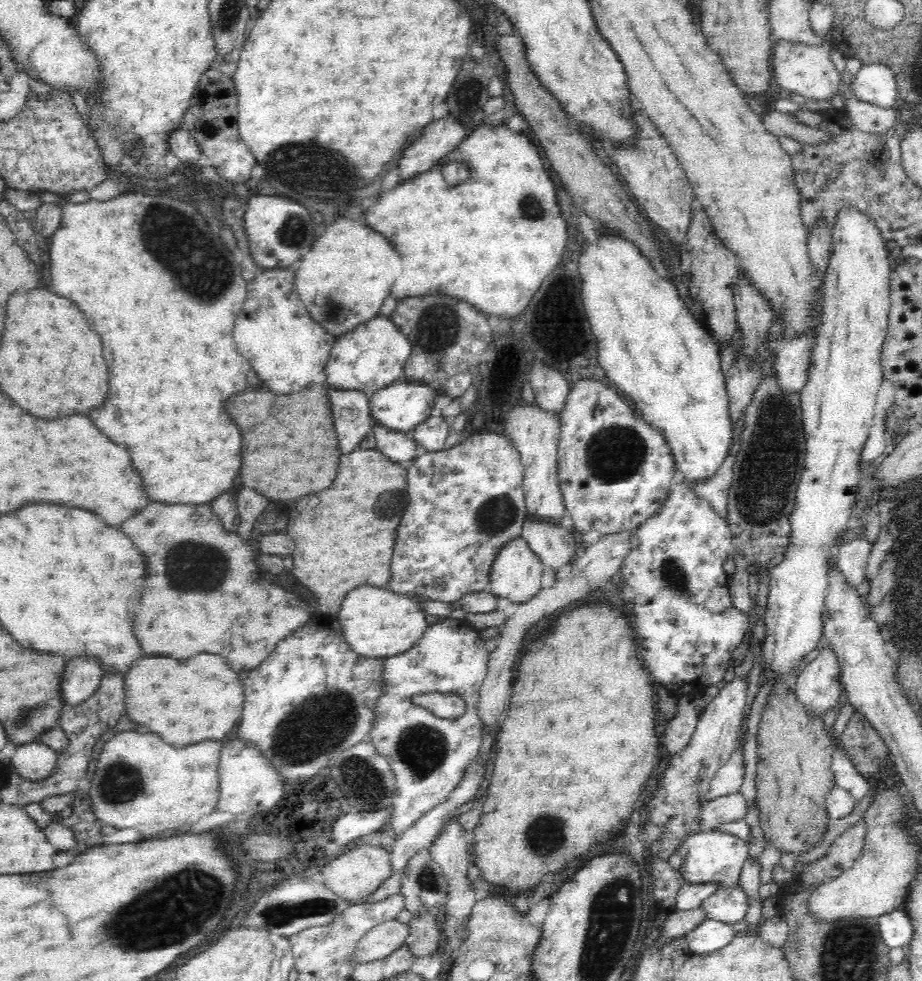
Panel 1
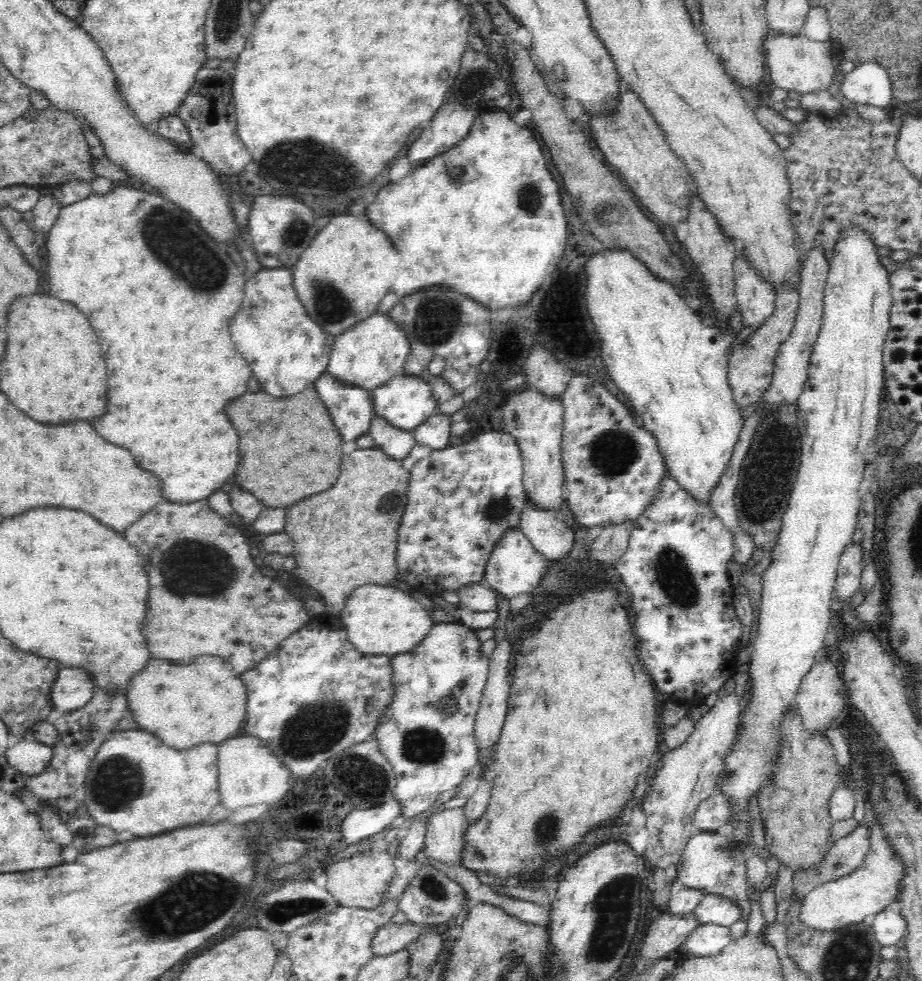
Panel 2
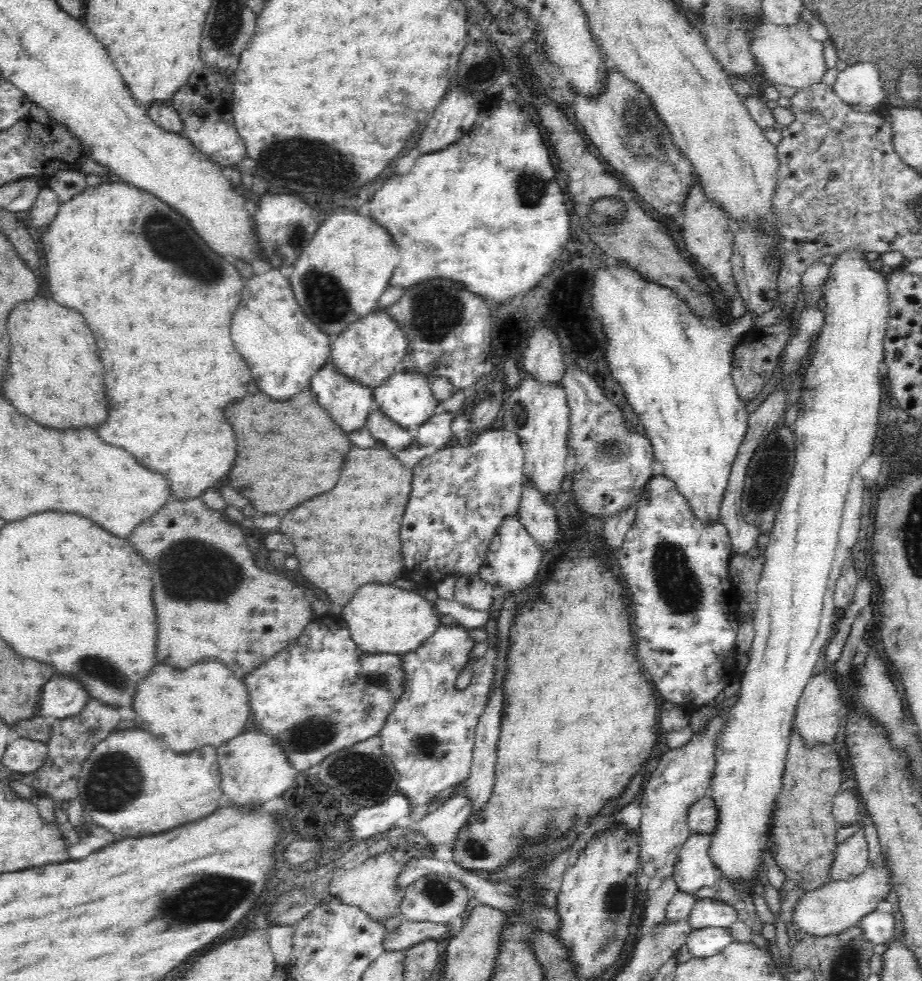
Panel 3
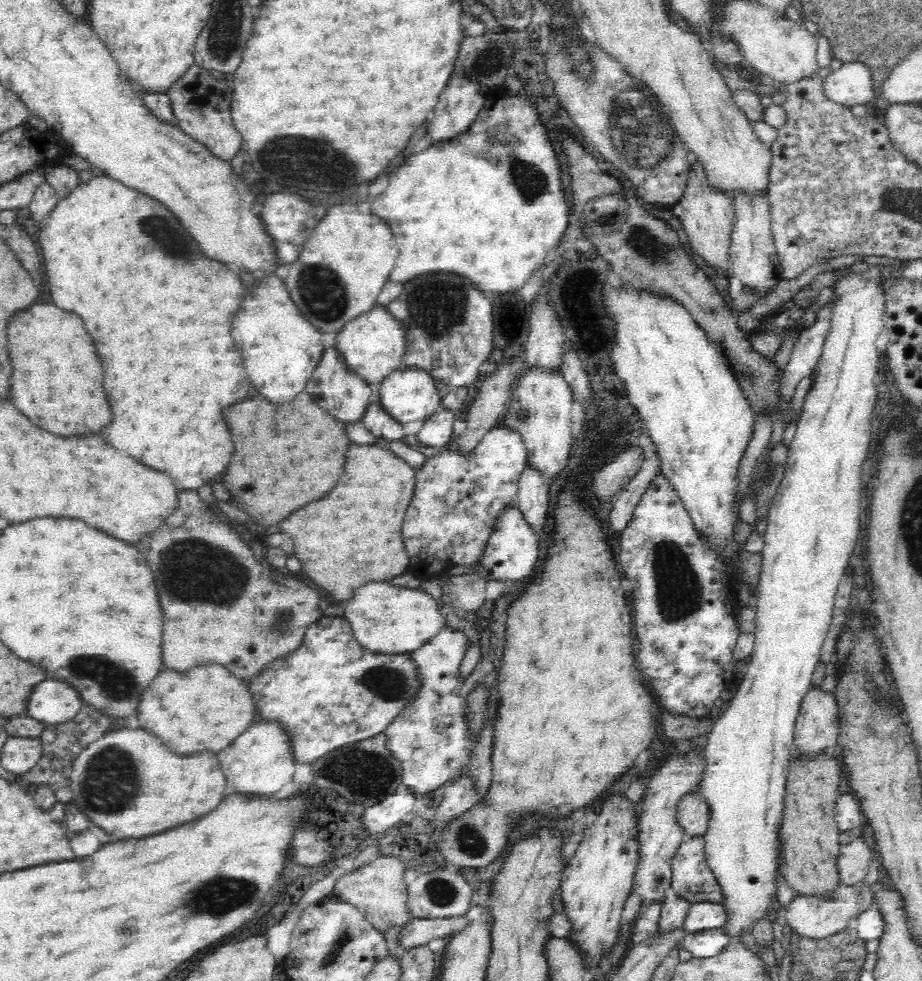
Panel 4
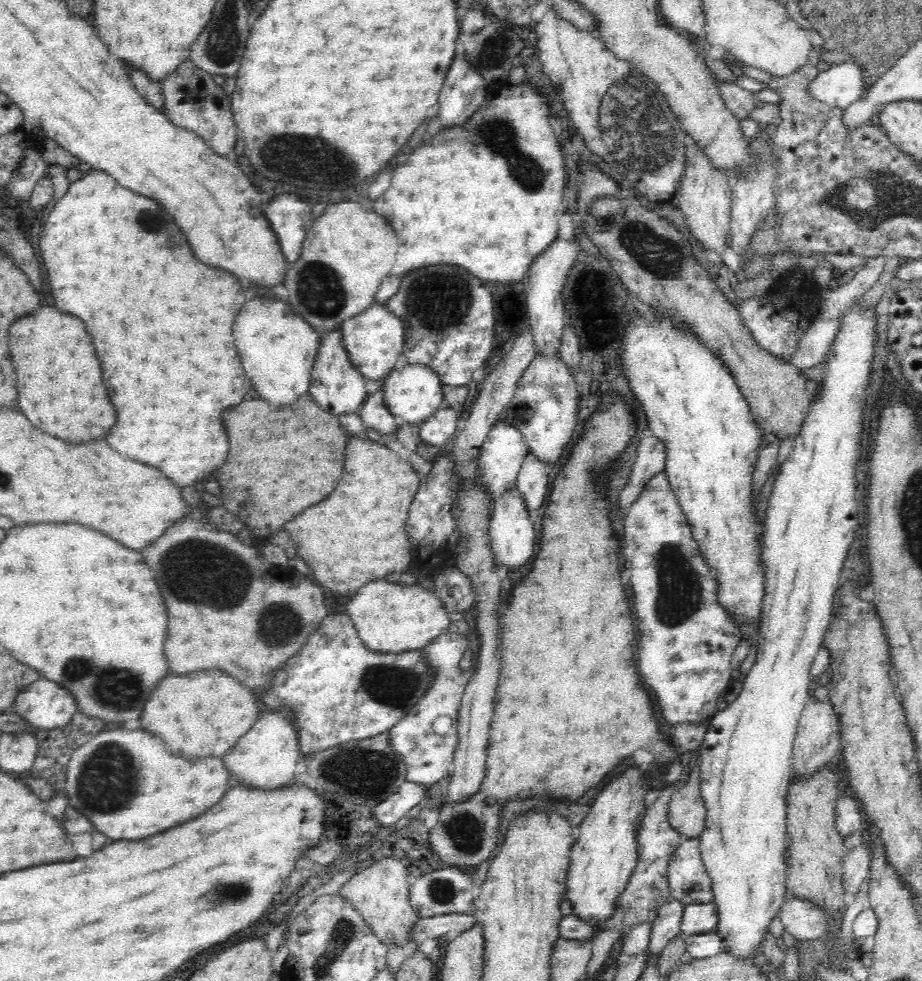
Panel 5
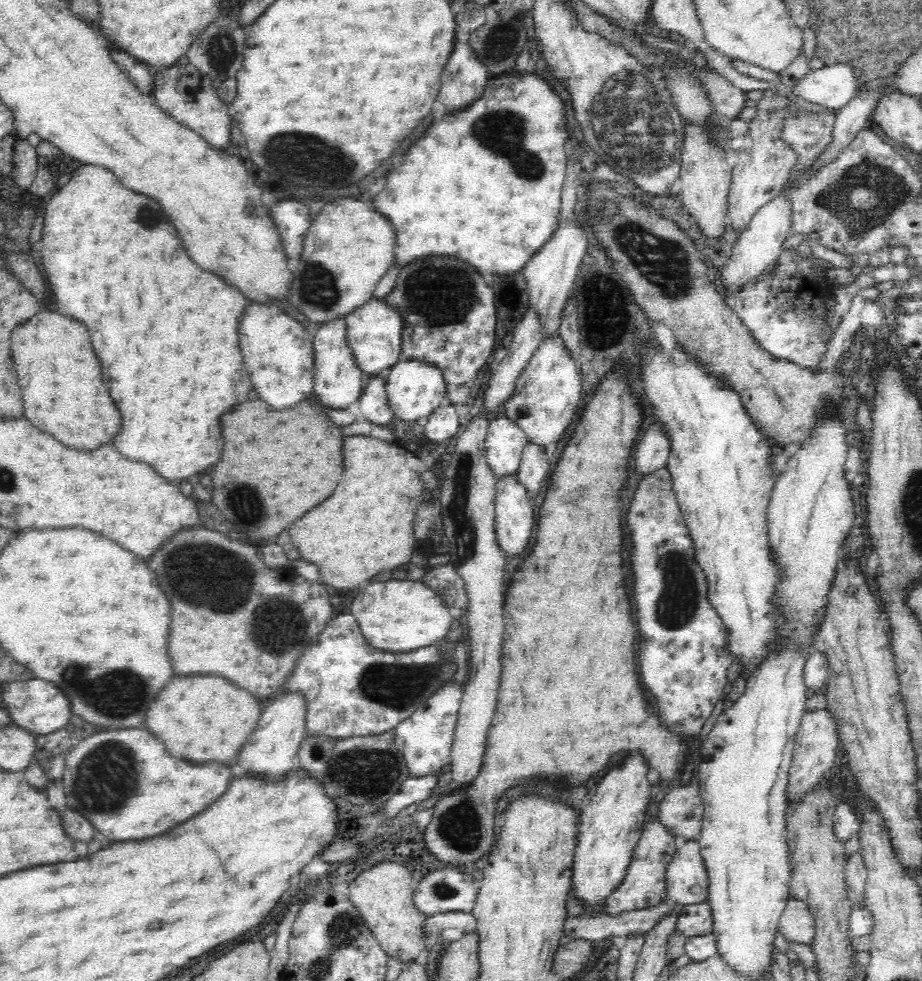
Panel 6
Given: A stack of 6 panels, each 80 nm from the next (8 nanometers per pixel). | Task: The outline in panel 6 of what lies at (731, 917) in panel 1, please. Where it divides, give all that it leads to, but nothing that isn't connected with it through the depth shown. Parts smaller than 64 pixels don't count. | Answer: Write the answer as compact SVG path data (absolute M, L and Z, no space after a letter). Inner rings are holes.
M708 901L678 906L677 930L685 937L704 936L712 933L712 907Z

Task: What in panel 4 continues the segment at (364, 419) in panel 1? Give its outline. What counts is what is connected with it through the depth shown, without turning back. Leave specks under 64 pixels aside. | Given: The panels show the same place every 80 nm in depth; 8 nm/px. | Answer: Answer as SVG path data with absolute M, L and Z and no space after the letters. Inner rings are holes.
M334 345L325 349L322 360L312 373L307 386L306 392L312 398L316 398L314 400L316 404L320 404L320 408L328 410L328 414L334 414L334 418L344 425L360 422L364 412L367 411L368 404L370 404L370 387L360 380L359 376L346 370L344 363L338 358Z

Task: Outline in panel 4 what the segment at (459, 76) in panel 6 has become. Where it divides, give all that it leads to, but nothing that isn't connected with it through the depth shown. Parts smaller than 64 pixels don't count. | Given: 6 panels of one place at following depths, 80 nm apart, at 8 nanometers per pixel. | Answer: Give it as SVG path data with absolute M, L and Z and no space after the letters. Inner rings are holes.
M452 76L452 80L448 82L448 86L444 88L444 92L440 94L440 100L436 104L434 110L434 118L428 124L428 142L430 144L440 144L440 142L448 142L452 140L452 136L456 134L463 135L468 132L468 128L477 120L478 113L485 108L484 94L480 94L480 86L472 84L465 80L458 80L456 76Z

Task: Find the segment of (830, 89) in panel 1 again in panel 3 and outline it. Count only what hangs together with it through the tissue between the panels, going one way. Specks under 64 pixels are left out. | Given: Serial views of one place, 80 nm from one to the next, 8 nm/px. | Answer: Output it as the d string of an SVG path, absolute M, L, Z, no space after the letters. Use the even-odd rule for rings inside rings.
M760 22L754 28L752 36L752 51L758 61L760 70L764 71L768 80L788 88L806 88L812 84L820 84L826 74L826 60L824 60L824 46L817 40L812 40L803 26L776 26L767 22Z

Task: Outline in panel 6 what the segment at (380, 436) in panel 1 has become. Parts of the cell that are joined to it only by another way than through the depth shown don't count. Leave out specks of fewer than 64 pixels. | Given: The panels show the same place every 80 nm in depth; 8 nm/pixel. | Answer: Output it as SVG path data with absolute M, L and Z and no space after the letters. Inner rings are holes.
M384 374L370 377L357 401L364 420L382 428L388 428L394 417L387 403L385 378Z

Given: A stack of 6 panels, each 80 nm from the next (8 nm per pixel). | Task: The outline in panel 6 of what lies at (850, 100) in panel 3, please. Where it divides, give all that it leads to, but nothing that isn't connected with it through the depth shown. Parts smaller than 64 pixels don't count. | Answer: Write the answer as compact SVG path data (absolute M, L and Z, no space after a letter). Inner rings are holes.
M833 64L816 69L802 78L794 94L812 104L837 111L858 92L859 82L854 67L850 64Z

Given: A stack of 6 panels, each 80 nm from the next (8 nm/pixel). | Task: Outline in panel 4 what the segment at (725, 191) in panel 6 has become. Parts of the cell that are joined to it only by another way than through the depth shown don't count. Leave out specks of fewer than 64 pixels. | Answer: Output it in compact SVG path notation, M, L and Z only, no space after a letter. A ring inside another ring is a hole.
M695 163L691 167L689 180L684 197L680 200L682 205L682 215L680 219L684 232L688 236L690 248L696 256L700 256L704 260L706 266L714 268L720 274L728 273L728 257L730 254L730 240L733 232L733 221L735 218L735 208L733 200L712 191L708 187L708 181L700 164Z

